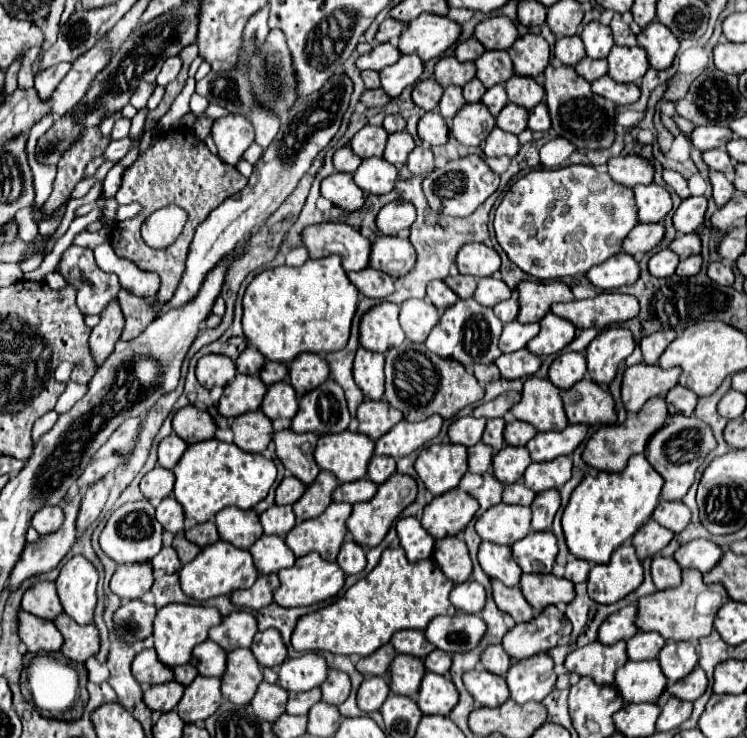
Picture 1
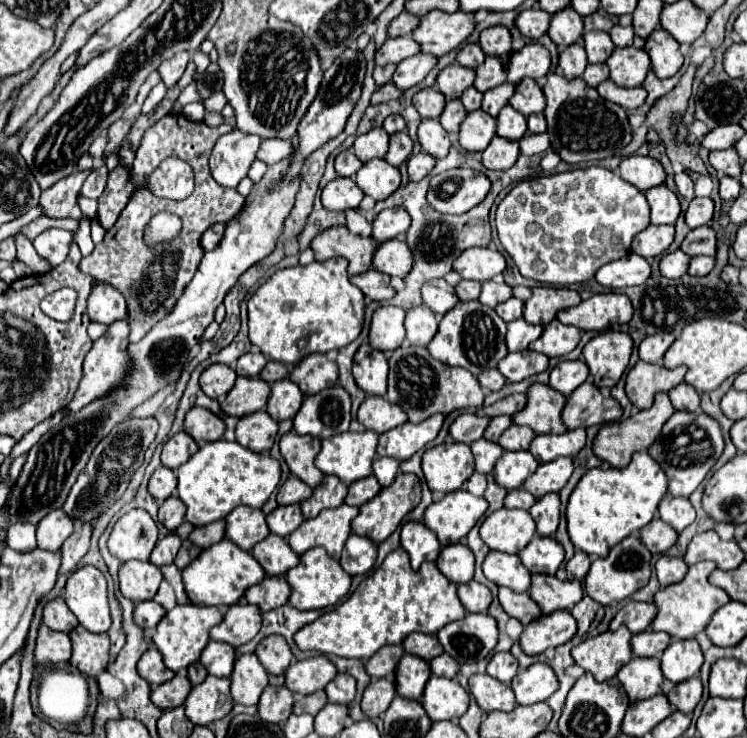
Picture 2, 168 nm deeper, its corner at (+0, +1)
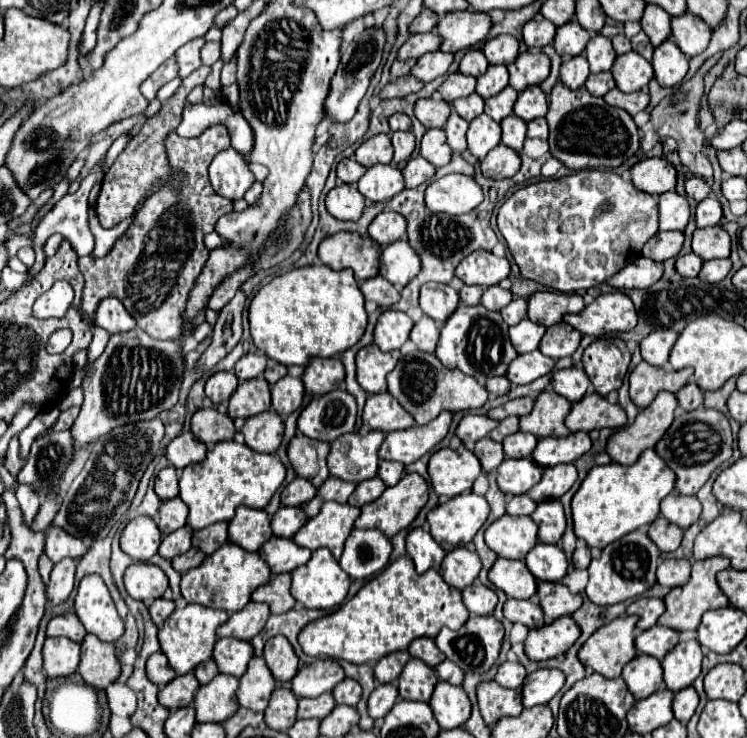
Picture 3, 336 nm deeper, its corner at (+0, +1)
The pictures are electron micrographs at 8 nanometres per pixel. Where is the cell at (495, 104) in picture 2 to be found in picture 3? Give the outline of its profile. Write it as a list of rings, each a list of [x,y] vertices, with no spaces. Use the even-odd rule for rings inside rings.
[[[506,87],[500,95],[490,97],[490,99],[486,101],[484,113],[490,115],[496,123],[500,123],[504,117],[512,115],[512,107],[514,107],[514,103],[516,103],[516,97],[518,97],[518,93],[516,93],[512,87]]]

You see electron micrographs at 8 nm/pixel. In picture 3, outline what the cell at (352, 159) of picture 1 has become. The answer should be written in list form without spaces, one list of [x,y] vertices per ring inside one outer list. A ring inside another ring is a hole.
[[[342,159],[336,167],[336,173],[342,183],[356,183],[366,173],[366,169],[360,167],[360,163],[356,163],[354,159]]]

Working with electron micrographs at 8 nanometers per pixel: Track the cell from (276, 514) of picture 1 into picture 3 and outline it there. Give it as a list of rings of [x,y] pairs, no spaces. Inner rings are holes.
[[[280,507],[272,517],[272,531],[278,537],[294,537],[306,521],[308,517],[300,507]]]

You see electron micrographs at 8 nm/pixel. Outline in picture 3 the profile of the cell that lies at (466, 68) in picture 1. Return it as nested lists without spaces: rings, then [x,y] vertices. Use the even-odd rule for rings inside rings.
[[[452,73],[440,87],[438,87],[438,95],[446,101],[452,103],[458,97],[468,97],[474,93],[476,87],[476,79],[474,77],[466,77],[462,73]]]

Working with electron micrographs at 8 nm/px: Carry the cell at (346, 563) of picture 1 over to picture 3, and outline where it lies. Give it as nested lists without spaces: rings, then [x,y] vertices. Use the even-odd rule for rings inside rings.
[[[354,529],[338,563],[350,579],[366,579],[388,565],[390,553],[392,541],[380,529]]]

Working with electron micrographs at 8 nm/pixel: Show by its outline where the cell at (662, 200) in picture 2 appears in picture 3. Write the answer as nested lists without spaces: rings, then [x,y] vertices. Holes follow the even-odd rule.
[[[676,191],[662,193],[658,197],[660,207],[660,231],[684,231],[690,219],[690,203]]]

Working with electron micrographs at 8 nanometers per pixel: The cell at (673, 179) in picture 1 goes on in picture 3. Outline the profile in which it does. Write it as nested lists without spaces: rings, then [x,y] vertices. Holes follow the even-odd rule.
[[[690,177],[690,179],[686,179],[684,185],[686,185],[688,197],[692,197],[696,201],[702,201],[702,199],[706,199],[712,193],[710,183],[706,183],[702,177]]]

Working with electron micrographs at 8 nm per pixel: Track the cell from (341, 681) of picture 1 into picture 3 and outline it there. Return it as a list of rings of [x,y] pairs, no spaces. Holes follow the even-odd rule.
[[[344,679],[340,681],[334,691],[332,691],[336,703],[344,703],[344,705],[356,705],[362,697],[362,687],[358,681],[352,681],[352,679]]]

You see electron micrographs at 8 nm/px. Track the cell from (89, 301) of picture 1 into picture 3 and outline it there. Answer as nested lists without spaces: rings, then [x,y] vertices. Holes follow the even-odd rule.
[[[108,297],[96,309],[96,325],[106,329],[110,335],[114,335],[114,333],[124,333],[134,329],[136,321],[116,297]]]

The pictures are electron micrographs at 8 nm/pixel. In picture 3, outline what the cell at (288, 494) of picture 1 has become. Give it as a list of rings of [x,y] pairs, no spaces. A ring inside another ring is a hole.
[[[296,477],[292,483],[288,483],[280,495],[282,505],[290,505],[290,507],[298,507],[306,501],[310,501],[316,495],[316,487],[302,477]]]

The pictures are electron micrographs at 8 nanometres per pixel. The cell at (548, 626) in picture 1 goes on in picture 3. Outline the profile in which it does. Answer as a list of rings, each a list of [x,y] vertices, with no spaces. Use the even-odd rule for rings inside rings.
[[[560,617],[550,625],[532,629],[526,639],[526,655],[530,661],[546,661],[564,655],[580,637],[580,627],[572,617]]]

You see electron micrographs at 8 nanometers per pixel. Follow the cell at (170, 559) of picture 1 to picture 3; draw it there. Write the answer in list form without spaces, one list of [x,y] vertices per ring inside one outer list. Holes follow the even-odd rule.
[[[182,527],[182,529],[178,529],[178,531],[174,531],[174,533],[170,533],[168,537],[162,539],[158,553],[164,555],[166,559],[172,559],[180,553],[186,553],[192,545],[190,539],[192,539],[192,531],[188,527]]]

